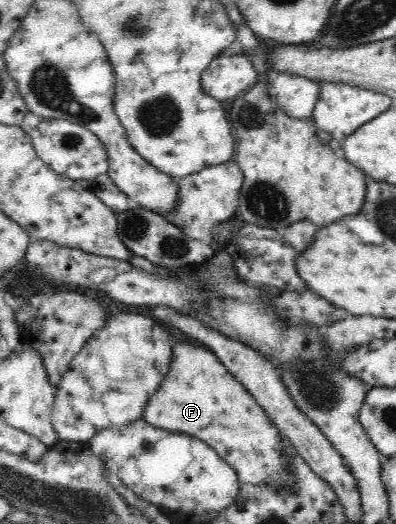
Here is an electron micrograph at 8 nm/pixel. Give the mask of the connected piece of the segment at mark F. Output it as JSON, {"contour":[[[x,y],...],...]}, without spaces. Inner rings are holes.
{"contour":[[[172,342],[170,369],[156,393],[148,399],[144,407],[143,419],[150,425],[170,432],[189,433],[208,444],[216,453],[236,470],[241,485],[276,486],[292,488],[295,478],[290,470],[292,454],[282,444],[281,431],[275,426],[262,406],[256,403],[251,393],[226,369],[213,351],[198,343]]]}

